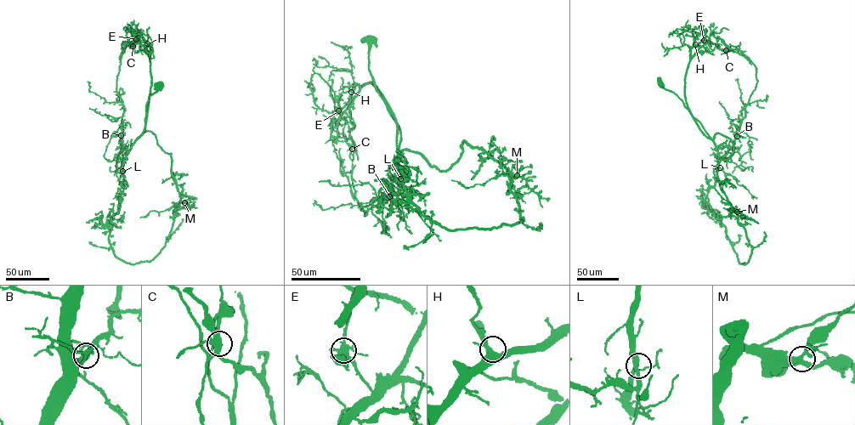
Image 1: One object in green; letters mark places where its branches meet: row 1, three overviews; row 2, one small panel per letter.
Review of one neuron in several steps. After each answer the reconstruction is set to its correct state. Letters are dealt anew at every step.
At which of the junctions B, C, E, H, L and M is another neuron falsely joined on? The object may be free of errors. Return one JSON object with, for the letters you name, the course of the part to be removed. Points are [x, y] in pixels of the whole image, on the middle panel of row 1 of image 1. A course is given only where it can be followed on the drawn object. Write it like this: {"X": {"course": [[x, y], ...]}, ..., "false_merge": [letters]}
{"E": {"course": [[338, 111], [335, 110], [331, 88], [313, 70], [315, 67]]}, "false_merge": ["E"]}

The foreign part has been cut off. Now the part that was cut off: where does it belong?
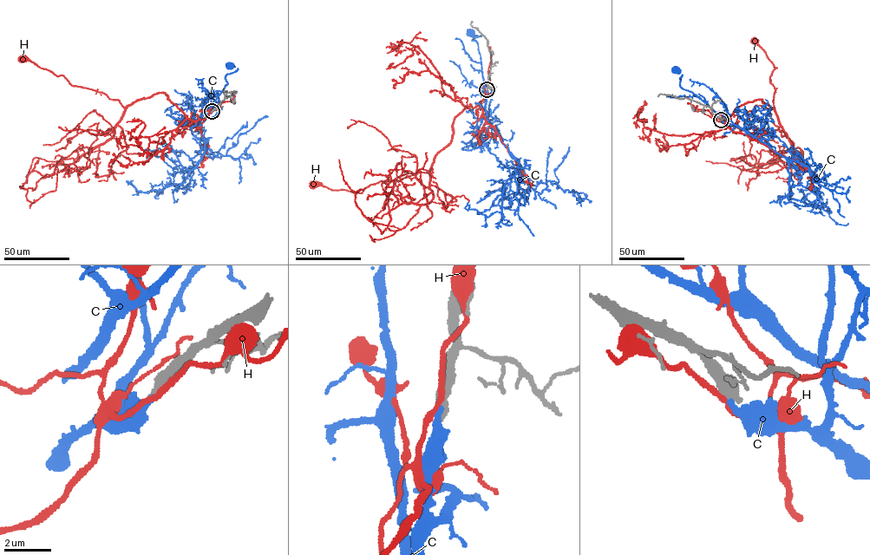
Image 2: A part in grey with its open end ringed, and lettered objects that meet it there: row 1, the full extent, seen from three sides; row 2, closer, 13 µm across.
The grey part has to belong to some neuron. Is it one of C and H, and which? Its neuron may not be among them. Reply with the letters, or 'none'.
C

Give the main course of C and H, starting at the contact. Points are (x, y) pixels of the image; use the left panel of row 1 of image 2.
C: (212, 111), (204, 114), (227, 84), (225, 75), (238, 69), (230, 65)
H: (212, 111), (205, 119), (189, 119), (160, 92), (124, 107), (118, 100), (71, 85), (23, 57)

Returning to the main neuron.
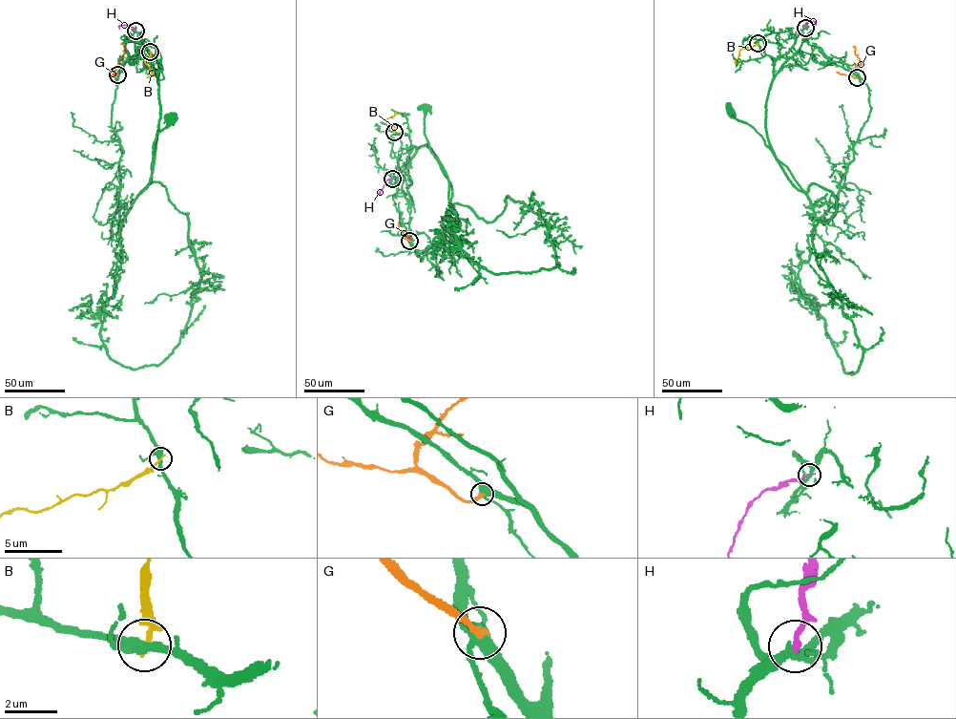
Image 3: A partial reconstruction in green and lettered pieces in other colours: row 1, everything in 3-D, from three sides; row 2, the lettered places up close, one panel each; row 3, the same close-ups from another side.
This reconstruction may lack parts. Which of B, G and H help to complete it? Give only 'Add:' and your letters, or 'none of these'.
Add: G

